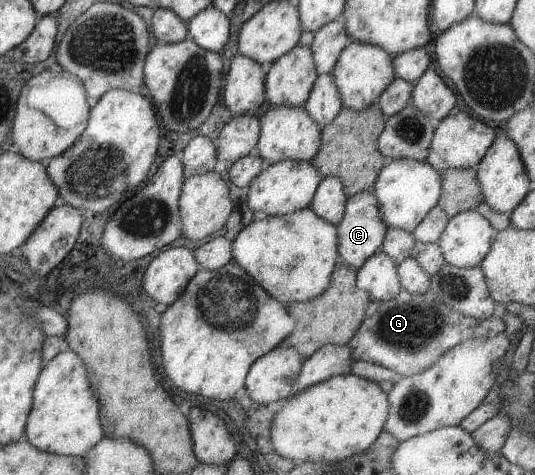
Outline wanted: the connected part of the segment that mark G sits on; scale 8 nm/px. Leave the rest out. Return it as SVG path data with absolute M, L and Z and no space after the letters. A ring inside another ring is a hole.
M401 289L390 300L370 300L360 326L347 345L352 360L376 363L407 377L426 370L449 348L462 341L495 337L507 328L501 318L493 315L481 321L464 316L442 304L430 291L410 294L406 289Z

